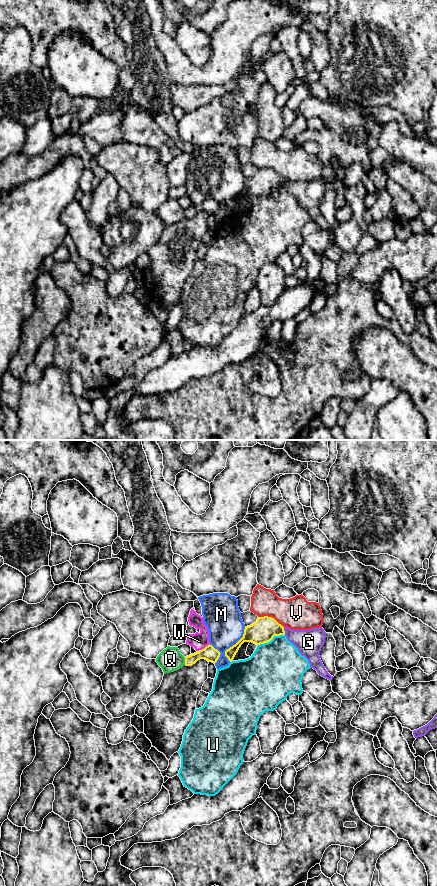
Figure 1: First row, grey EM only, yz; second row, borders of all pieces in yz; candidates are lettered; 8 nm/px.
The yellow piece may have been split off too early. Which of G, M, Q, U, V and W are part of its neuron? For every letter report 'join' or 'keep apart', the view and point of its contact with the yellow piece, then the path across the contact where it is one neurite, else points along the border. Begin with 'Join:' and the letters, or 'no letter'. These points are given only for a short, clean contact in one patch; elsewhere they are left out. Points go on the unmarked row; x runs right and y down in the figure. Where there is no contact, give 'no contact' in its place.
Join: no letter
G: keep apart; contact yz (283, 182)
M: keep apart; contact yz (233, 197)
Q: keep apart; contact yz (185, 213); border yz (184, 209), (185, 216)
U: keep apart; contact yz (270, 192)
V: keep apart; contact yz (270, 169)
W: keep apart; contact yz (205, 199); border yz (209, 195), (200, 202)

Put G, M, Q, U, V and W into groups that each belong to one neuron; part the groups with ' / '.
G / M W / Q / U / V

